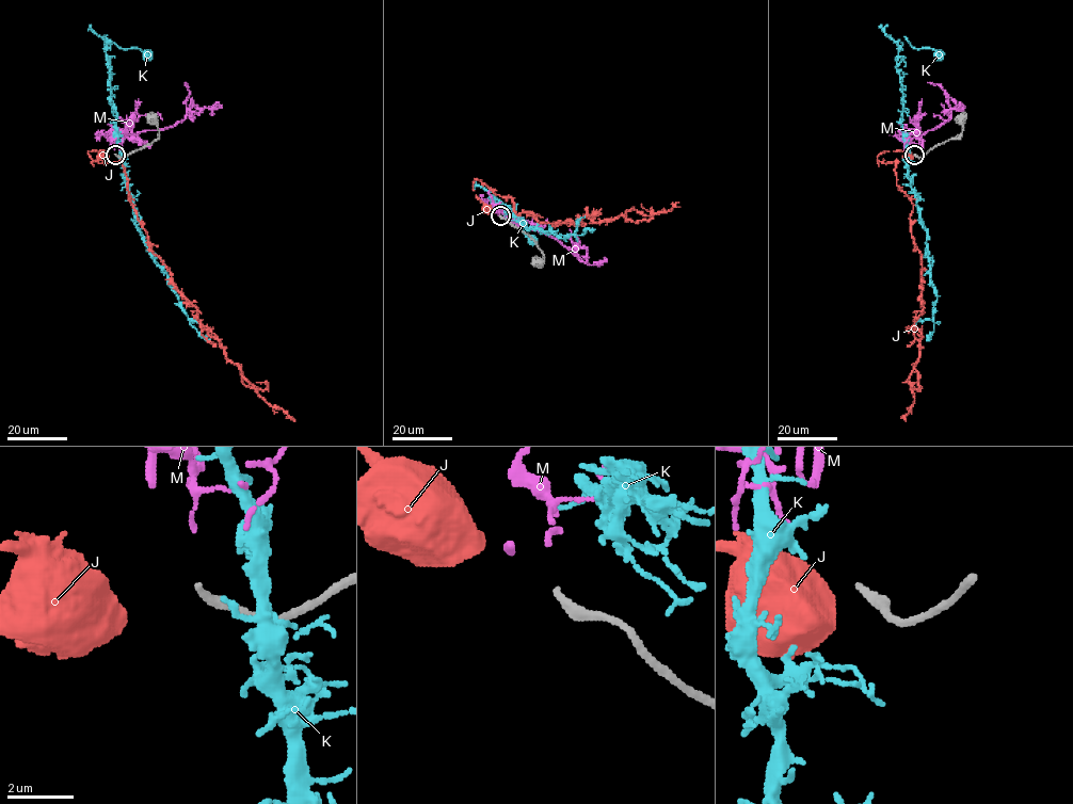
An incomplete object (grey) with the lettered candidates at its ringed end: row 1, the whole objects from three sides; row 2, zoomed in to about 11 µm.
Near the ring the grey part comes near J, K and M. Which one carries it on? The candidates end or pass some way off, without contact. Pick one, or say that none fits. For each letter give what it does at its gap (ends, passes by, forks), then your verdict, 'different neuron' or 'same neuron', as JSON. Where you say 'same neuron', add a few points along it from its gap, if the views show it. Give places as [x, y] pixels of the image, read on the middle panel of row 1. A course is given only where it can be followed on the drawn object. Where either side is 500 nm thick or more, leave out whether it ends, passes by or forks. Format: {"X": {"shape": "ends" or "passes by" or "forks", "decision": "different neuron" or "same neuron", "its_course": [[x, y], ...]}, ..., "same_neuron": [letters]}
{"J": {"decision": "different neuron"}, "K": {"shape": "ends", "decision": "different neuron"}, "M": {"shape": "ends", "decision": "same neuron", "its_course": [[500, 210], [500, 215], [557, 240], [589, 264], [607, 259]]}, "same_neuron": ["M"]}

